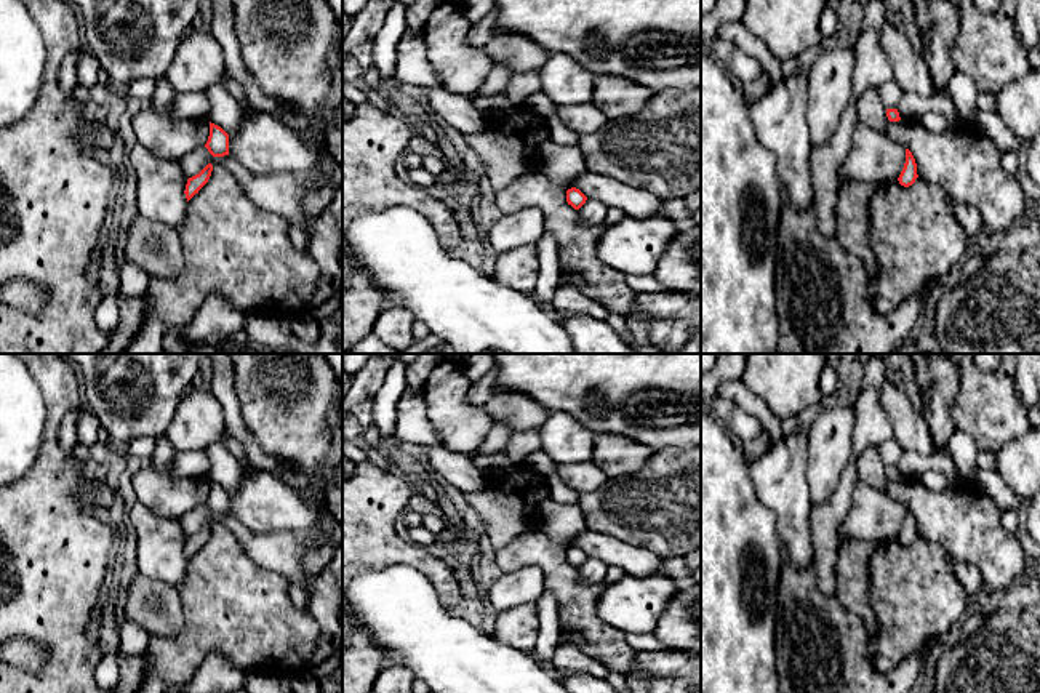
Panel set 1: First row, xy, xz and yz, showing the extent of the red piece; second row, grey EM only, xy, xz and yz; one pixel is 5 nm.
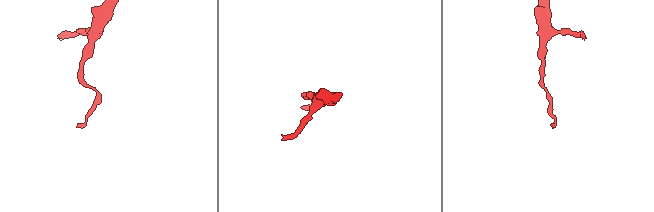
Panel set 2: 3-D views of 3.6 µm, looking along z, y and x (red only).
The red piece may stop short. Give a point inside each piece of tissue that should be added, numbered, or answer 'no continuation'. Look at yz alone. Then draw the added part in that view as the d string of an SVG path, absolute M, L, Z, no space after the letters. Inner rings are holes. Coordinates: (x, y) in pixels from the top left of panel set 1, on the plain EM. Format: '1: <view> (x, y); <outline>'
no continuation

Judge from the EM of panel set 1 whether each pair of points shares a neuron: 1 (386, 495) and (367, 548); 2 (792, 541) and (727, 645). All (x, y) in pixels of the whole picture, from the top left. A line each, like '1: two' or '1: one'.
1: one
2: two

